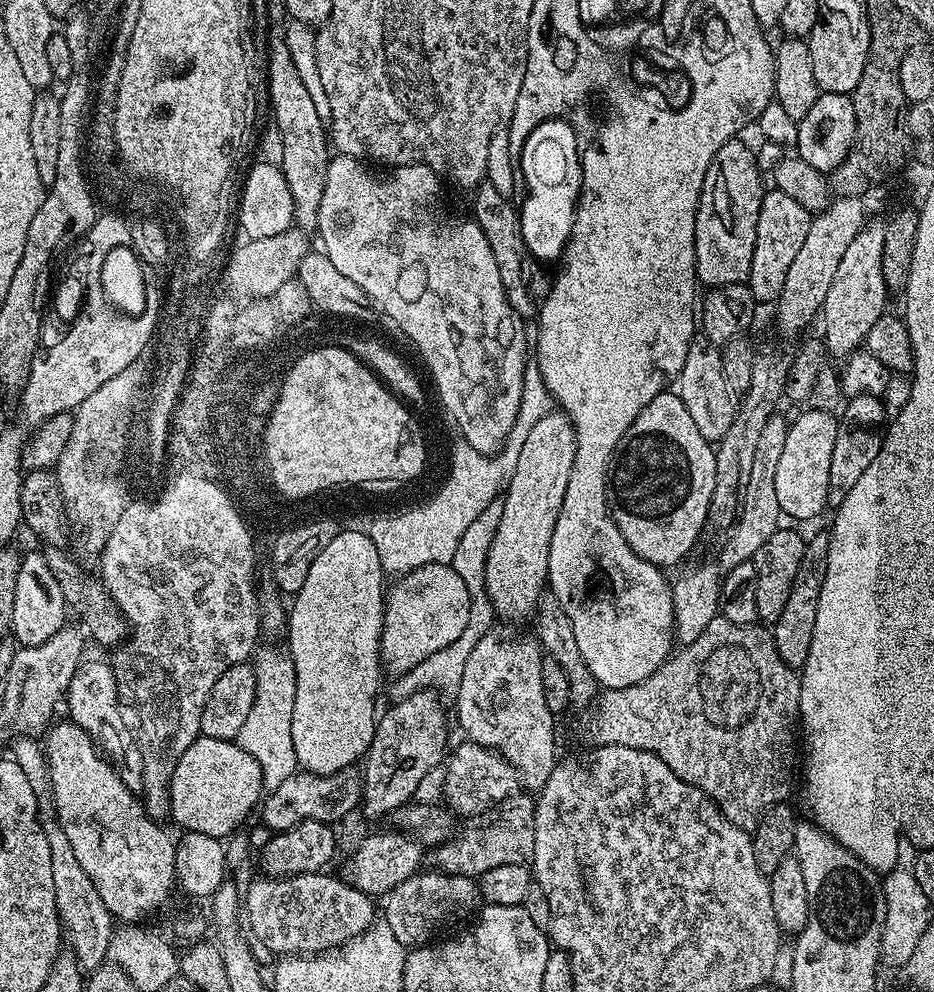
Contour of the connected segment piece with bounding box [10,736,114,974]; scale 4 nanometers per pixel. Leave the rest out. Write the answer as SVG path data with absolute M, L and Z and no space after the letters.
M20 736L12 744L11 759L18 762L20 772L26 774L26 782L30 782L36 795L36 807L40 825L46 834L46 842L50 842L50 874L52 875L52 899L56 901L56 913L60 916L60 927L71 955L76 957L77 964L85 973L91 974L105 963L108 956L110 938L114 931L114 918L110 910L106 910L106 902L94 890L94 882L82 870L78 857L66 838L66 830L62 830L56 818L56 803L52 797L52 779L48 769L46 748L39 739Z

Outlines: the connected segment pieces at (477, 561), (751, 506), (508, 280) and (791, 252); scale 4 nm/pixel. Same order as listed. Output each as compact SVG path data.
M503 495L496 496L490 502L490 505L486 506L482 513L478 514L477 518L474 518L473 522L470 522L469 529L462 534L461 541L458 542L457 549L454 550L454 558L451 559L450 564L455 573L467 584L470 596L470 611L466 620L466 626L462 629L462 634L456 636L454 642L449 647L444 648L444 654L448 654L448 656L452 656L452 652L469 652L470 654L481 638L493 629L494 624L492 622L495 622L496 615L493 610L493 604L486 594L484 572L490 542L493 541L496 527L498 522L501 521L504 505Z
M780 414L772 415L761 431L754 463L750 465L750 482L746 485L740 515L737 516L736 523L732 525L728 534L732 536L726 537L724 545L720 548L719 563L725 569L738 566L747 560L755 561L758 550L762 550L762 546L766 543L766 538L770 538L770 534L774 534L776 529L781 527L782 513L778 506L777 491L774 490L774 477L778 471L778 462L782 459L782 449L786 446L789 423L780 416Z
M483 183L475 189L472 200L471 215L476 225L486 234L486 242L490 242L490 250L494 254L494 262L498 265L498 274L502 278L502 290L506 290L506 298L512 309L522 318L533 315L532 292L528 289L528 276L524 273L524 267L530 263L530 255L523 242L522 230L520 229L520 214L517 205L509 197L498 194L494 186Z
M775 190L765 191L762 210L758 210L758 238L754 238L754 262L750 262L750 274L746 281L753 298L761 305L771 305L780 299L780 291L786 282L786 270L790 270L802 242L806 242L812 218L813 213L798 206L794 198Z

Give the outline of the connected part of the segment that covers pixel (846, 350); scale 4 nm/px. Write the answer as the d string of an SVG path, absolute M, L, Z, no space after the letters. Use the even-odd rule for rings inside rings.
M869 219L865 223L846 249L846 255L834 274L834 282L830 282L830 291L826 294L822 309L822 339L833 361L843 362L853 355L863 345L866 334L870 334L870 326L874 326L874 322L885 315L884 303L890 299L890 293L882 278L882 241L886 238L884 225L883 219Z

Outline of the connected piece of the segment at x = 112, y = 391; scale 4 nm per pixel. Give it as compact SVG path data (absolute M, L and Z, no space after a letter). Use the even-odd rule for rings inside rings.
M139 363L126 366L126 370L114 374L110 382L98 386L86 402L74 409L70 416L72 429L54 469L63 512L71 531L76 531L74 552L84 562L95 561L99 557L118 518L123 515L128 477L122 466L122 454L129 451L127 438L132 428L132 407L136 404L136 395L146 384L140 367Z

